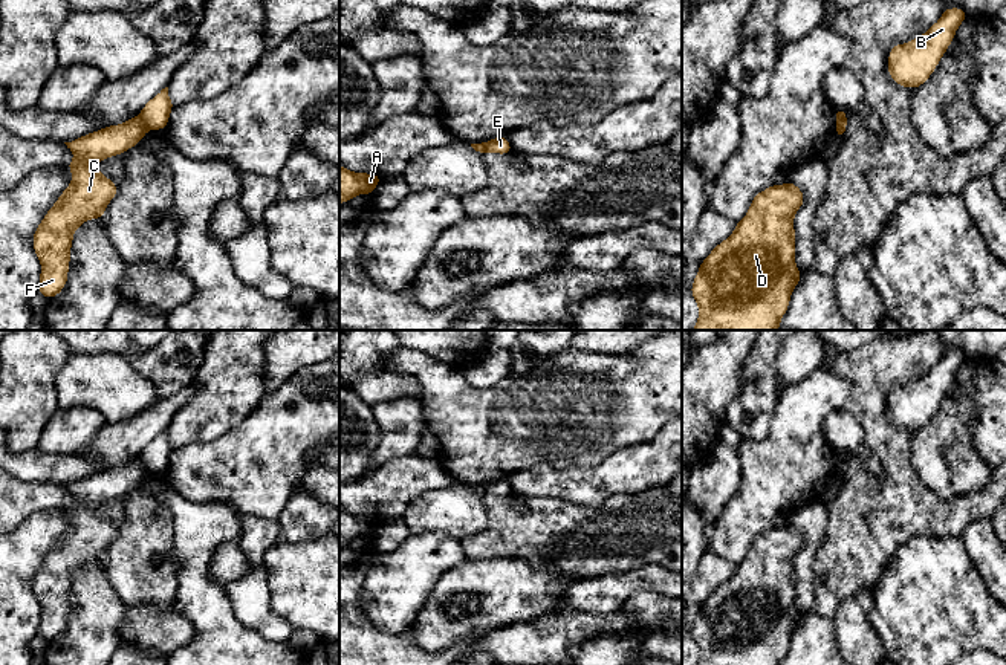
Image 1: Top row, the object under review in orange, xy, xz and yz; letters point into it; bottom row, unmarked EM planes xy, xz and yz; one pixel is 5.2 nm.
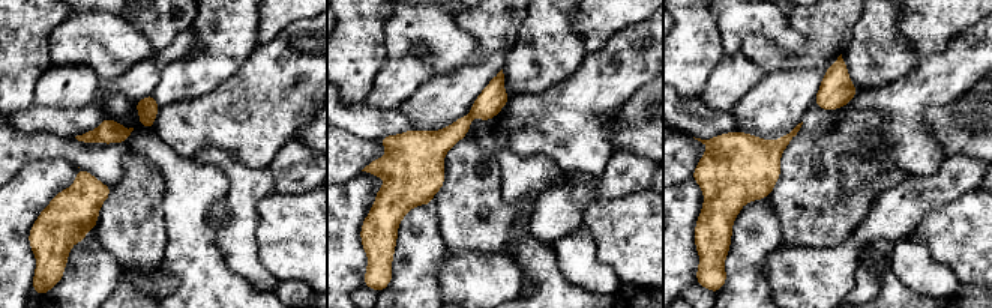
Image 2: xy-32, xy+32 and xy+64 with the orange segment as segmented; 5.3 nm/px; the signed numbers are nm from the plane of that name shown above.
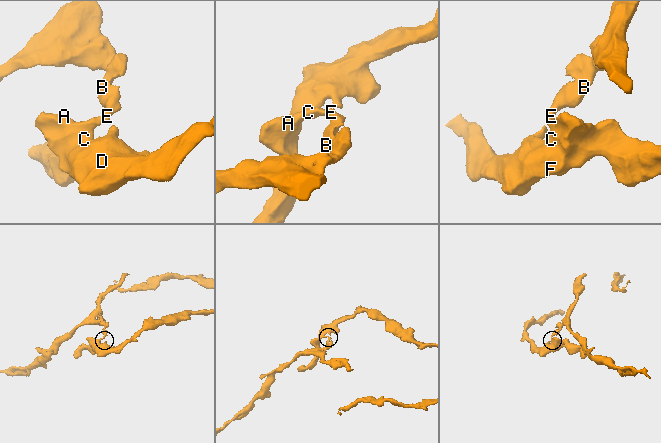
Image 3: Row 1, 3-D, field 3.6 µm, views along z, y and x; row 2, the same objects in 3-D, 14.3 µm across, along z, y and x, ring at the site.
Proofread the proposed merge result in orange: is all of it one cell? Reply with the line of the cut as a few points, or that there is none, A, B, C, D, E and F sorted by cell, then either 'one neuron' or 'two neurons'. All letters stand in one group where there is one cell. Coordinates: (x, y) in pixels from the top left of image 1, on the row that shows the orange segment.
cut in xy along (139, 115), (147, 129); A C D F / B E; two neurons

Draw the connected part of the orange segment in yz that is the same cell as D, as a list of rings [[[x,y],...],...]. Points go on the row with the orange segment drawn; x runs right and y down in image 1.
[[[790,180],[774,183],[754,196],[732,234],[700,263],[691,284],[691,295],[699,306],[693,330],[778,330],[801,280],[795,263],[793,219],[803,203],[803,191]]]

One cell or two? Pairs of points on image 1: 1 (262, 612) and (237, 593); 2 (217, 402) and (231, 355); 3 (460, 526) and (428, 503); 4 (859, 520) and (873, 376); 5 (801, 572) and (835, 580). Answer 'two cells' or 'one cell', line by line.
1: one cell
2: one cell
3: one cell
4: one cell
5: two cells

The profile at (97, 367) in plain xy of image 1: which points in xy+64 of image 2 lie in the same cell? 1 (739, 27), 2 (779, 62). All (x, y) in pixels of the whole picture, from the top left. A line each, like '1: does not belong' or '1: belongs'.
1: belongs
2: does not belong

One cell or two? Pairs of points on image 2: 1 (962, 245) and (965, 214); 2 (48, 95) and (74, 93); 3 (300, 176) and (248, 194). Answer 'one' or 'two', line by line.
1: one
2: one
3: two

